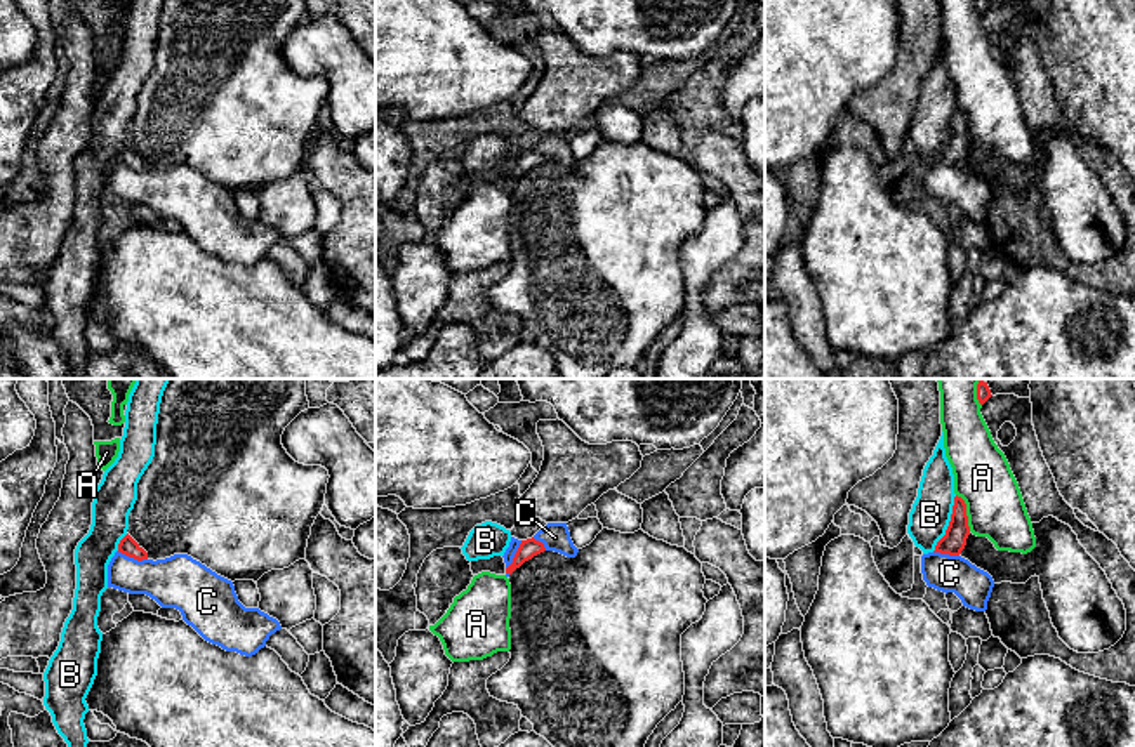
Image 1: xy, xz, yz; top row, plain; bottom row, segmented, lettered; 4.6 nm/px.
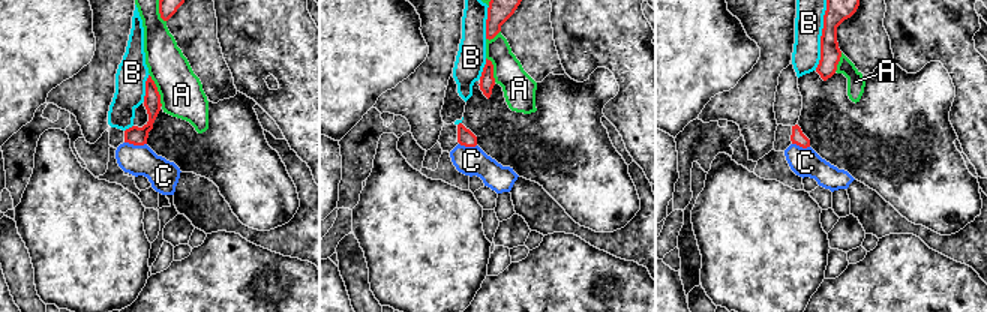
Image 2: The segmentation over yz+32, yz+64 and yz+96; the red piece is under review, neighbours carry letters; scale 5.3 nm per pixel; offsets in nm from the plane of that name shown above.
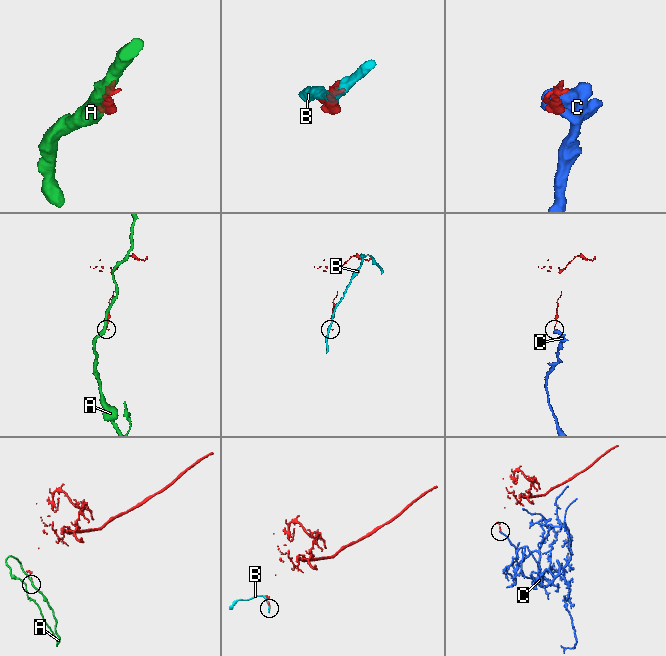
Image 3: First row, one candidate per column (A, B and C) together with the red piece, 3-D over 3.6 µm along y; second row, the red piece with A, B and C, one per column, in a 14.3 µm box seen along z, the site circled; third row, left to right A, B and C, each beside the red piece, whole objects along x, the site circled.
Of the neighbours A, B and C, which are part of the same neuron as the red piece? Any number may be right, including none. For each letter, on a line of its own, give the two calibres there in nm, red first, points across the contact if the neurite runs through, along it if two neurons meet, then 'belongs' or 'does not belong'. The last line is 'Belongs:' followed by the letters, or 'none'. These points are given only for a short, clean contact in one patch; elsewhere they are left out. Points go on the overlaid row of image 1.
A: 110 nm thick on the red side, 280 nm on the other; does not belong
B: 110 nm thick on the red side, 190 nm on the other; does not belong
C: 90 nm thick on the red side, 240 nm on the other; border along xy (117, 551), (146, 560); does not belong
Belongs: none

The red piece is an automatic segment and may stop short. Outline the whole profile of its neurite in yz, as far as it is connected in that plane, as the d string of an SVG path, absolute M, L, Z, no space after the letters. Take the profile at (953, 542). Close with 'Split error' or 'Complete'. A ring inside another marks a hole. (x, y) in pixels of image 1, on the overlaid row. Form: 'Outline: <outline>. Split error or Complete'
Outline: M954 497L952 514L946 535L937 542L933 552L959 556L970 535L966 504L961 497Z. Complete

